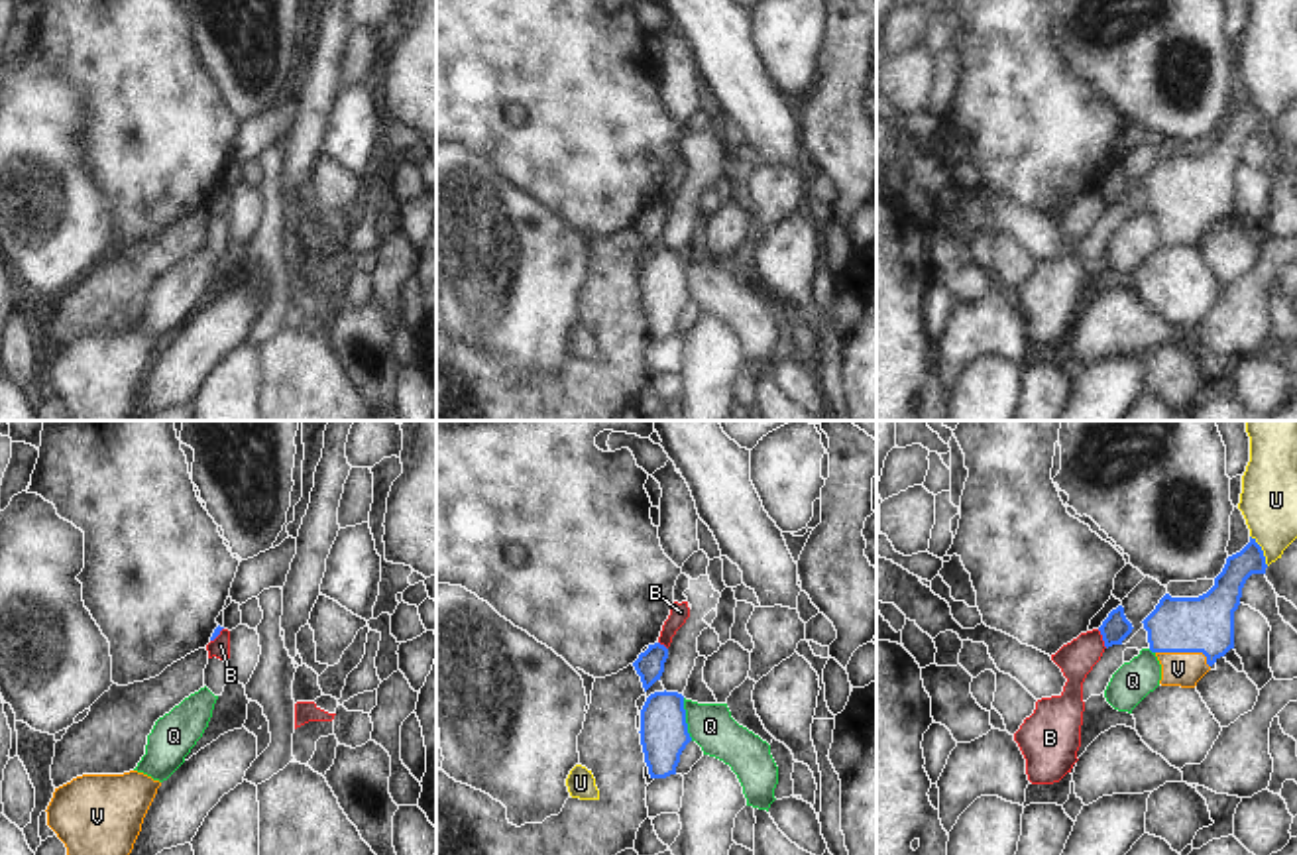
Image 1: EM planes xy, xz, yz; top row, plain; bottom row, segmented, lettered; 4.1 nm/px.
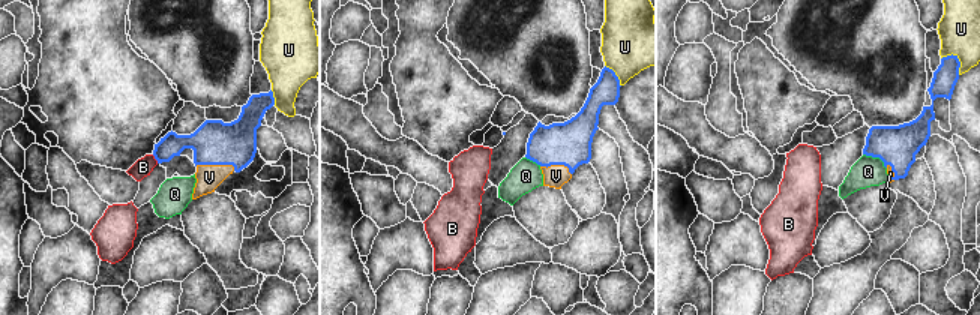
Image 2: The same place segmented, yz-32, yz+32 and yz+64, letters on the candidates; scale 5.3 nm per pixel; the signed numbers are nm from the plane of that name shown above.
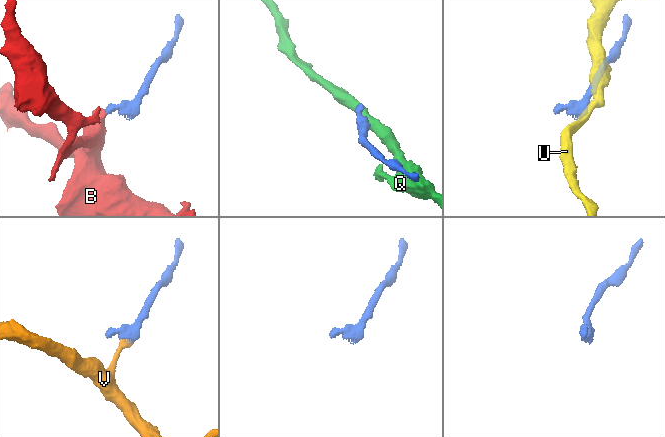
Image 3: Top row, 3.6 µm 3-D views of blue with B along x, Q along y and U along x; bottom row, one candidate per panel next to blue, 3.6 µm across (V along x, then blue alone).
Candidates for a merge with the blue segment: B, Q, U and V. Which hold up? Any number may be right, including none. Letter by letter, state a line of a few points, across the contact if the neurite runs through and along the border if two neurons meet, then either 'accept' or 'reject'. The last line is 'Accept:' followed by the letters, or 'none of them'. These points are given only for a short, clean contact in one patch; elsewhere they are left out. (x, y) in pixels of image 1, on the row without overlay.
B: line yz (1097, 189), (1107, 207); reject
Q: line xz (682, 258), (686, 287), (692, 299); reject
U: reject
V: line yz (1205, 183), (1187, 201), (1185, 211), (1178, 228); accept
Accept: V

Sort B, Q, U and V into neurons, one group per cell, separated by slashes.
B / Q / U / V

